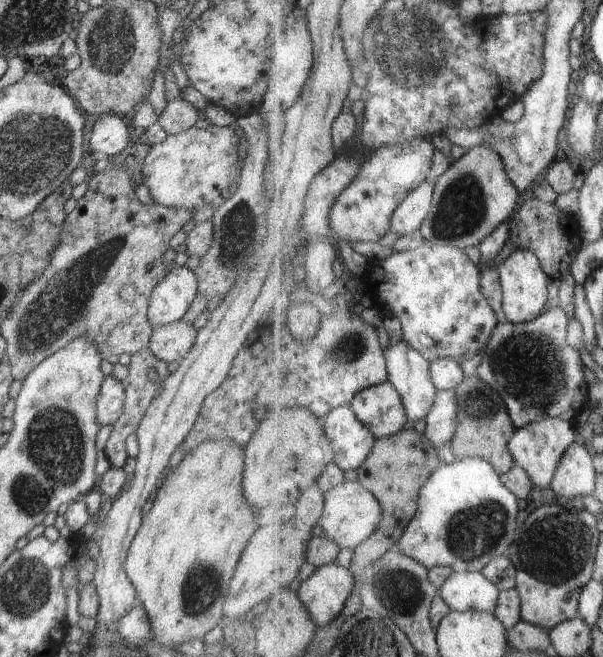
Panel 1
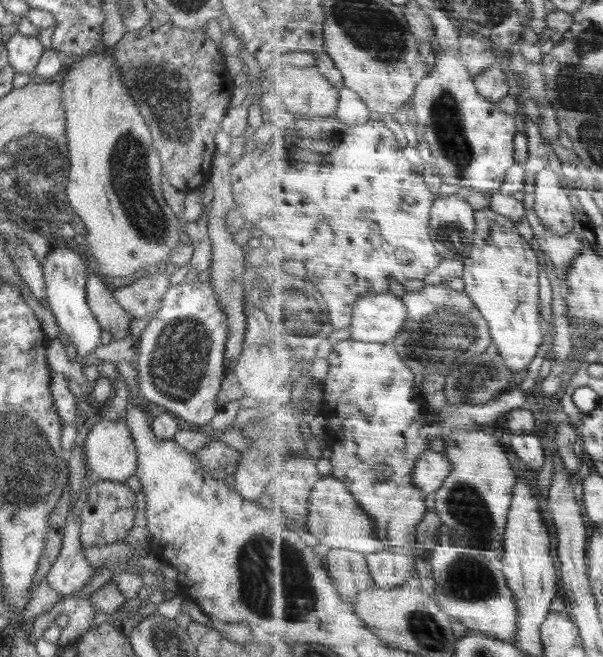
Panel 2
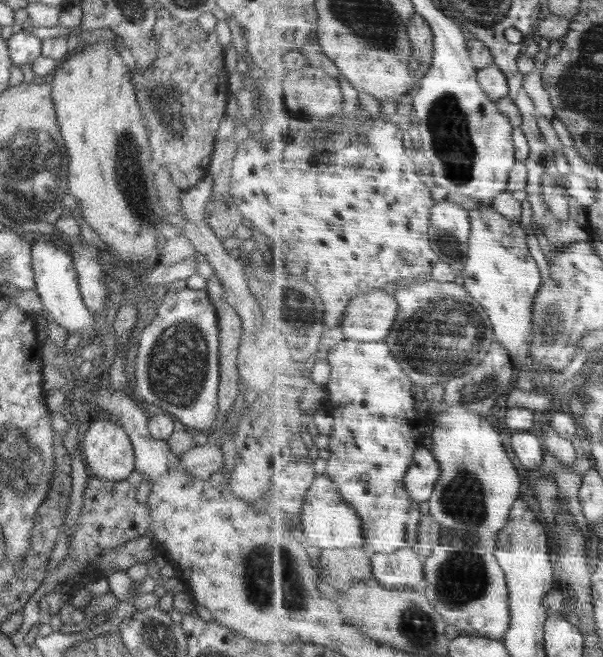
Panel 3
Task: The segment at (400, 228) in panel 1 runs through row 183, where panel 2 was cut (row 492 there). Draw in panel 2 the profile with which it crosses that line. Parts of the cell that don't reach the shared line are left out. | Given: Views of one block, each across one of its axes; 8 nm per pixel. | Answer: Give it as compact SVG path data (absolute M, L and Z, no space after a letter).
M430 449L418 460L417 469L414 470L414 482L427 496L432 492L438 492L452 472L454 472L452 459L446 453Z

